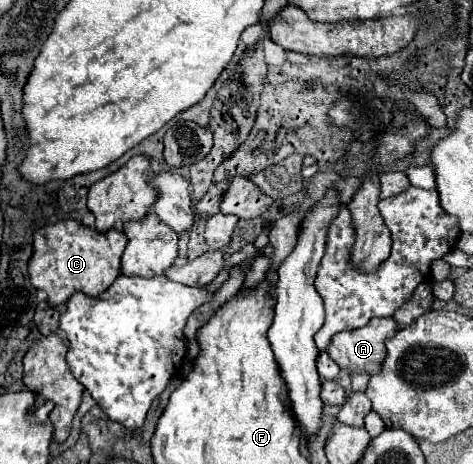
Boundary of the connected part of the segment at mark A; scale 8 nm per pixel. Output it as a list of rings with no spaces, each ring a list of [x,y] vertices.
[[[394,317],[370,319],[370,323],[366,327],[358,327],[358,329],[352,329],[352,331],[340,331],[336,337],[332,337],[326,353],[350,377],[356,371],[366,371],[368,375],[378,375],[382,371],[382,365],[384,365],[384,359],[386,359],[386,353],[388,353],[386,341],[392,339],[396,333],[398,333],[398,325],[396,325]]]

